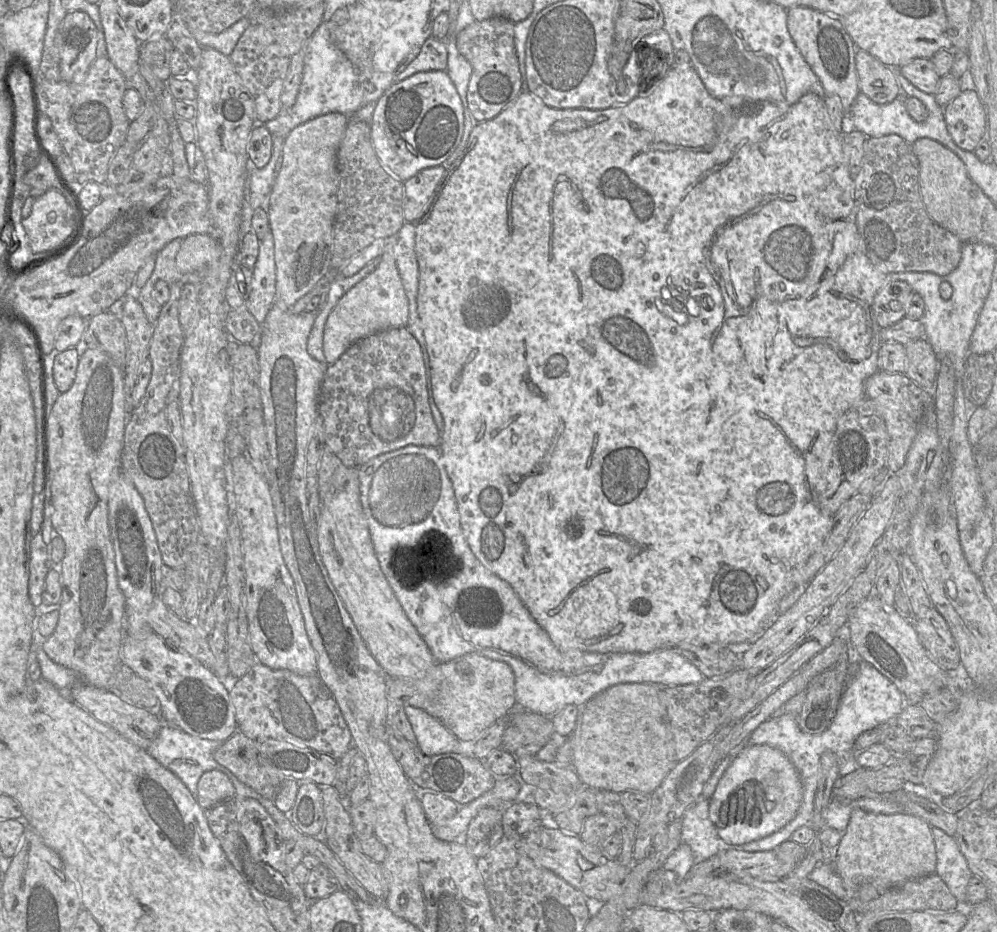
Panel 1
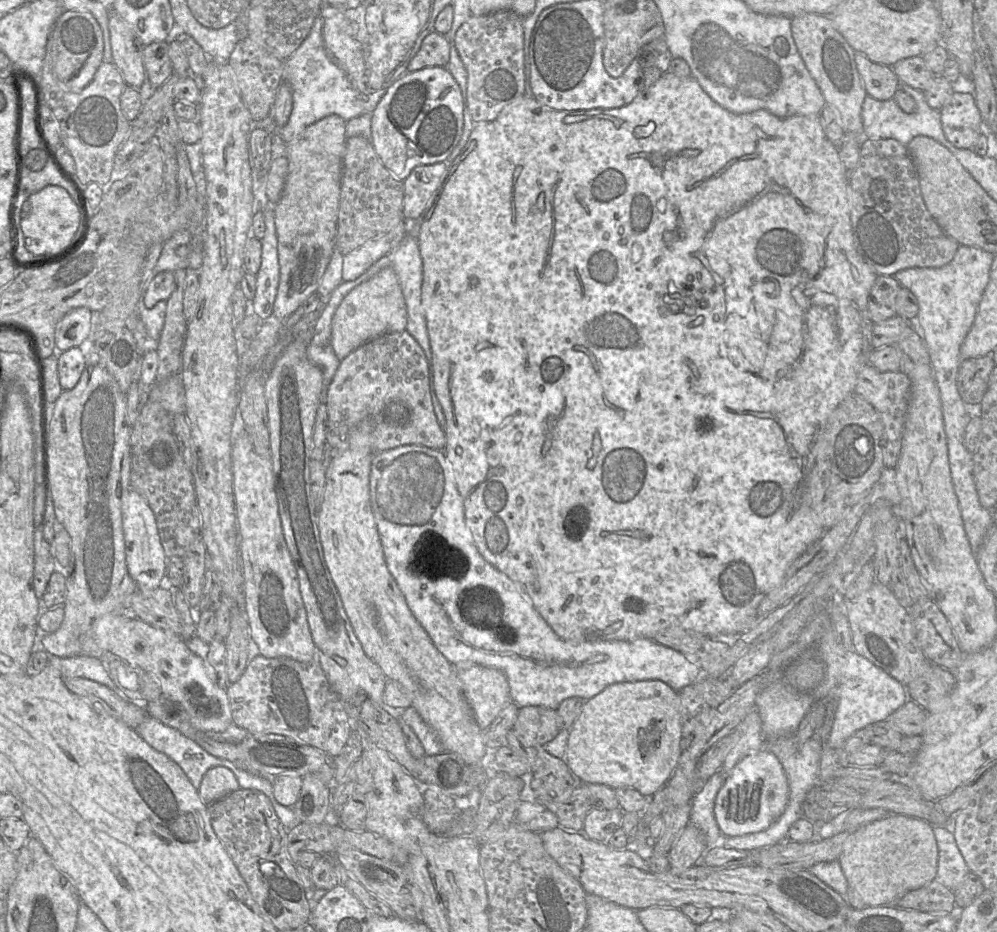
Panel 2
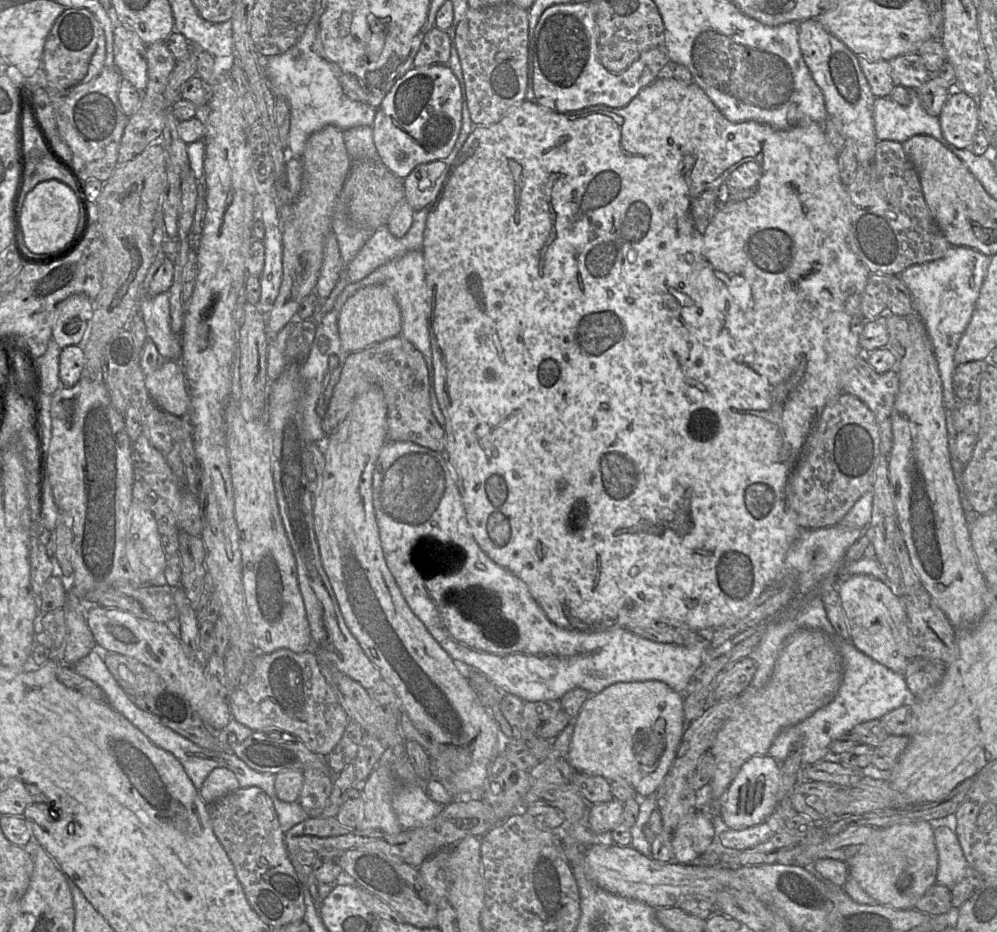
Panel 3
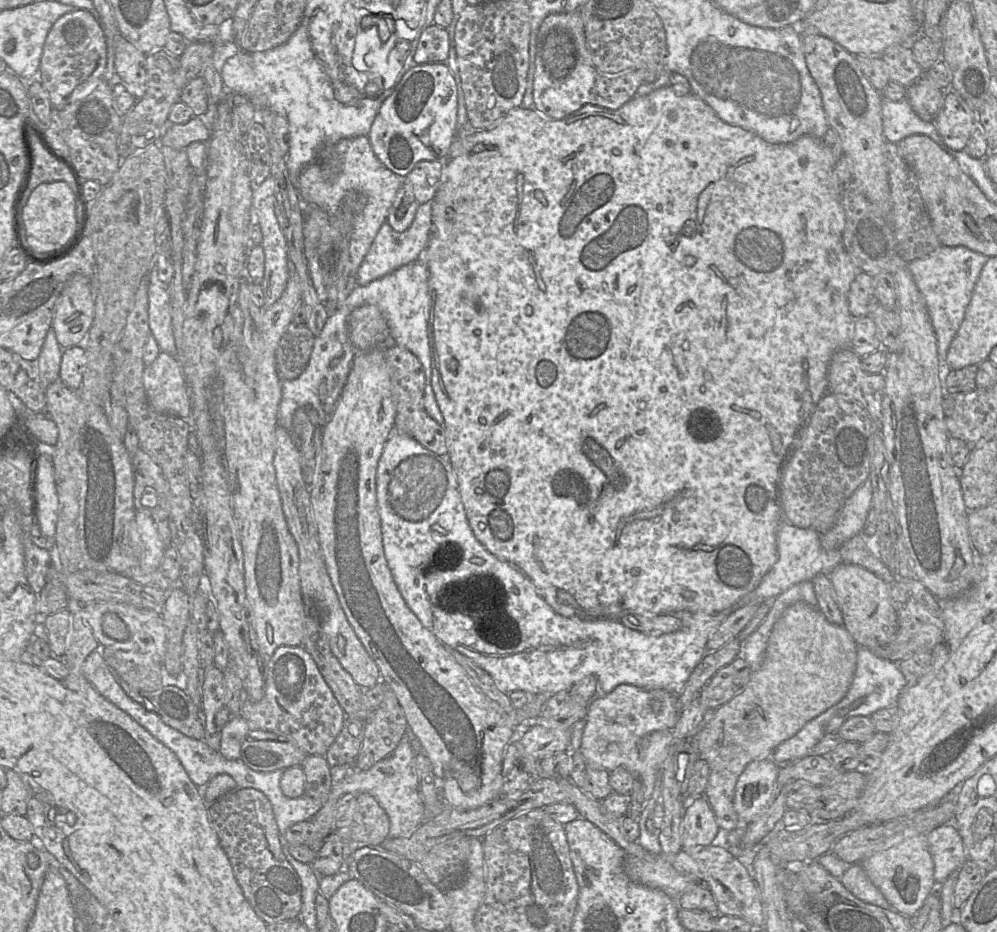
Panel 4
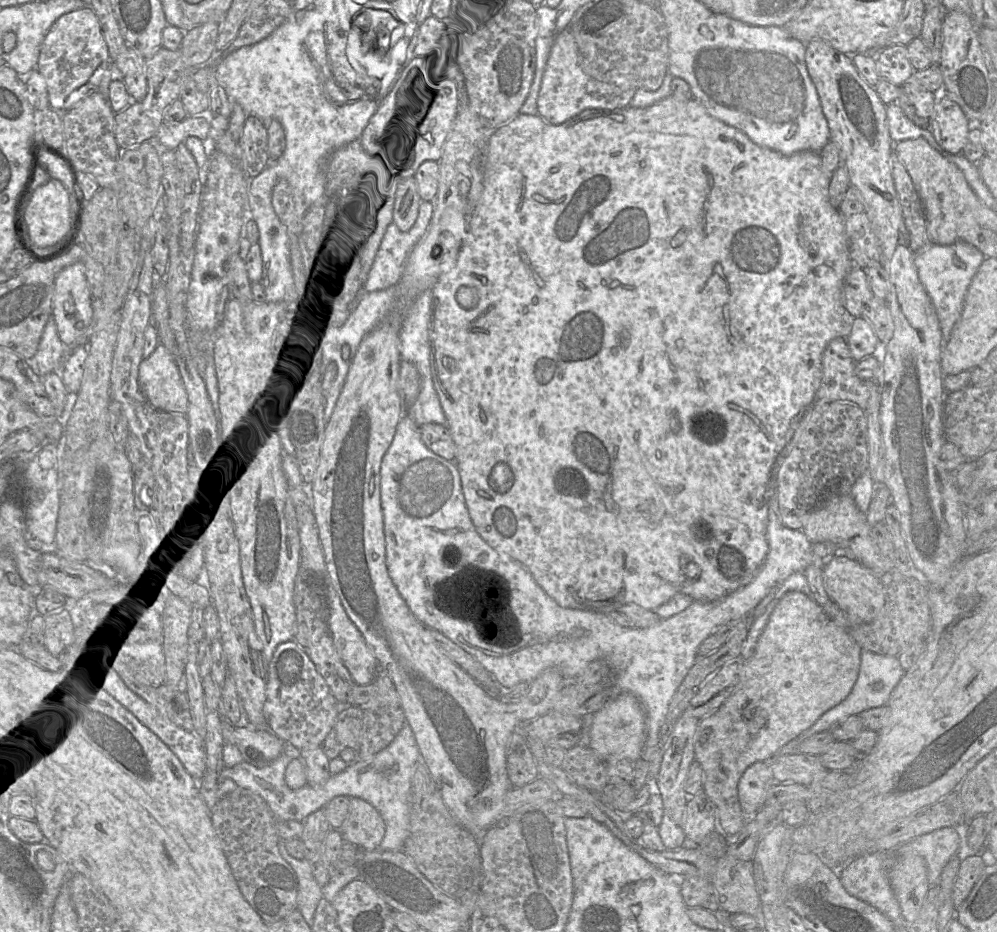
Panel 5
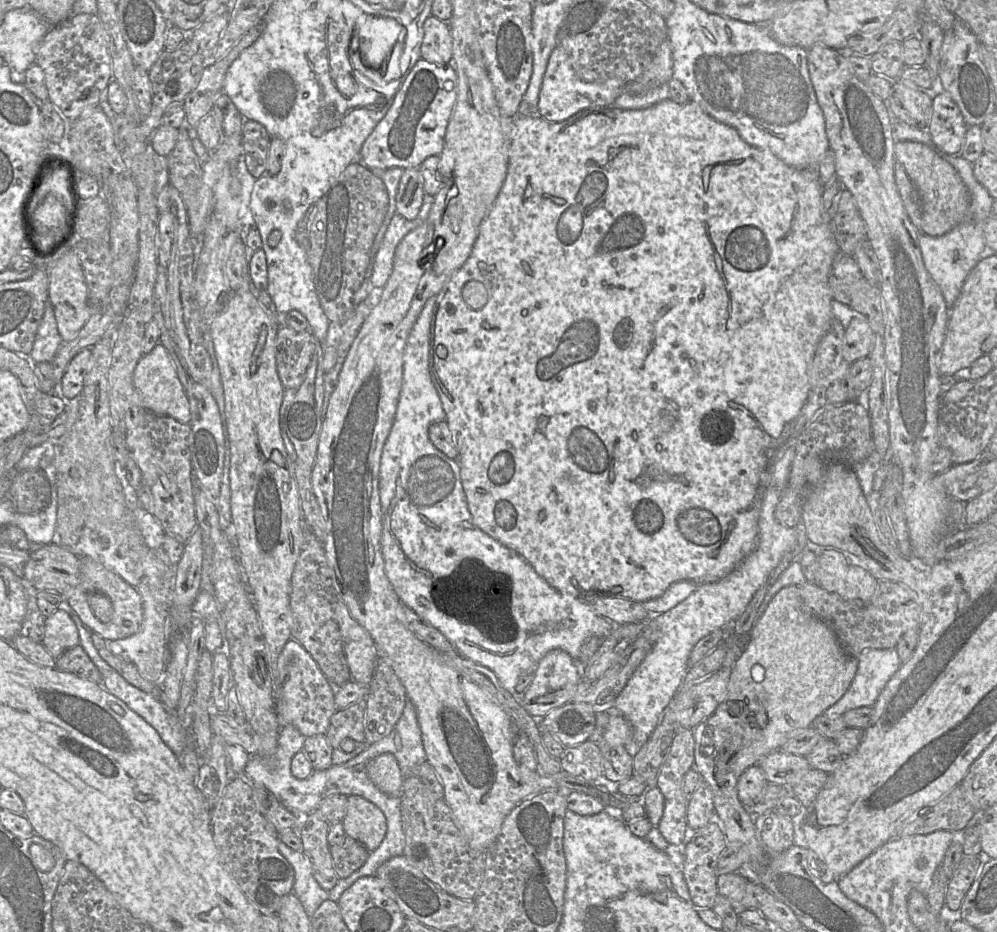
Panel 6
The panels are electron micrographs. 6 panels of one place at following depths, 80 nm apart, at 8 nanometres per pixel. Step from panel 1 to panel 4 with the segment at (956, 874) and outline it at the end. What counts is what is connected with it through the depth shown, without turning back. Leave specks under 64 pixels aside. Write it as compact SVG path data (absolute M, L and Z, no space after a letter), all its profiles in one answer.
M941 825L927 834L927 842L934 862L936 888L967 860L963 840L955 827Z

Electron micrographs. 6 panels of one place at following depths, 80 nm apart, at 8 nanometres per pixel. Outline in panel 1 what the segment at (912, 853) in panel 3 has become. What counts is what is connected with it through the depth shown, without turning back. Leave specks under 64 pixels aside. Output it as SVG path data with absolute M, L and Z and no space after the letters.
M857 808L851 812L849 824L843 832L843 836L838 847L834 850L834 869L841 876L844 886L848 893L850 893L850 903L853 906L853 897L861 901L870 901L879 895L886 892L888 889L902 885L908 880L924 877L936 873L937 856L935 849L935 842L931 830L931 826L922 818L911 815L905 812L893 814L877 814L867 812L863 809Z

